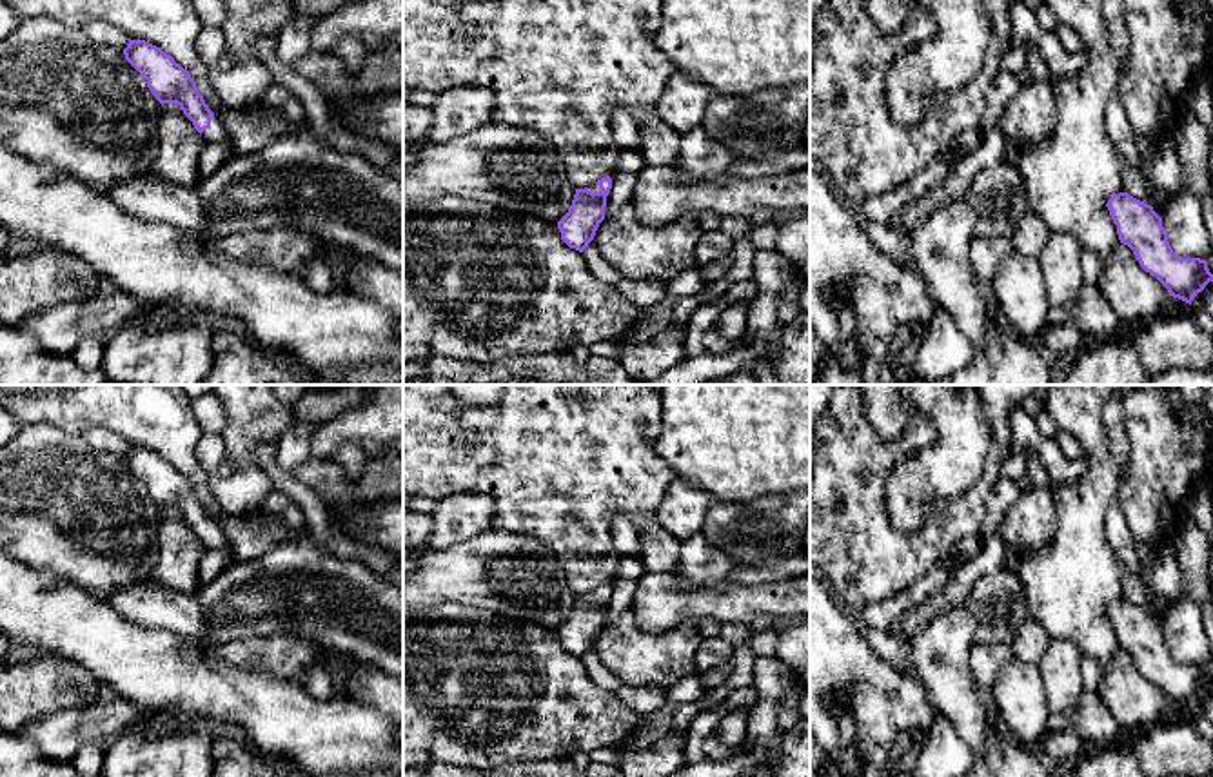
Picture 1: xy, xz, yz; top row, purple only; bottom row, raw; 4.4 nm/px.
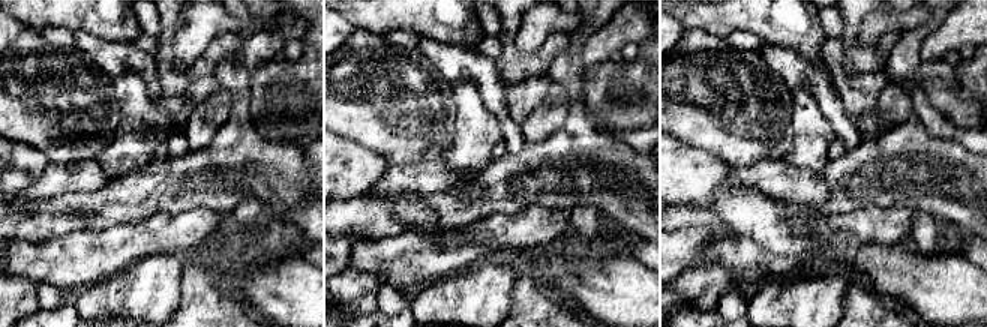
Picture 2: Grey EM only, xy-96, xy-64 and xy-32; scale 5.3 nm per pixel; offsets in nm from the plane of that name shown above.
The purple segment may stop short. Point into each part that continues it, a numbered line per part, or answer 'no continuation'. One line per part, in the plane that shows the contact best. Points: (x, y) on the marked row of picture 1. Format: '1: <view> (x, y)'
1: xy (216, 133)

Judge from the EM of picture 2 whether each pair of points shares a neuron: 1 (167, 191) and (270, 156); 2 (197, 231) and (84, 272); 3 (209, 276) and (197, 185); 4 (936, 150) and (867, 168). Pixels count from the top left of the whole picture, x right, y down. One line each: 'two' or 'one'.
1: one
2: one
3: two
4: one

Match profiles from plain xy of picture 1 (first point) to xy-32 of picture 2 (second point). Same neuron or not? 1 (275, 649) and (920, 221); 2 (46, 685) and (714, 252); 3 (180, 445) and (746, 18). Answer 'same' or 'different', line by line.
1: different
2: different
3: same

